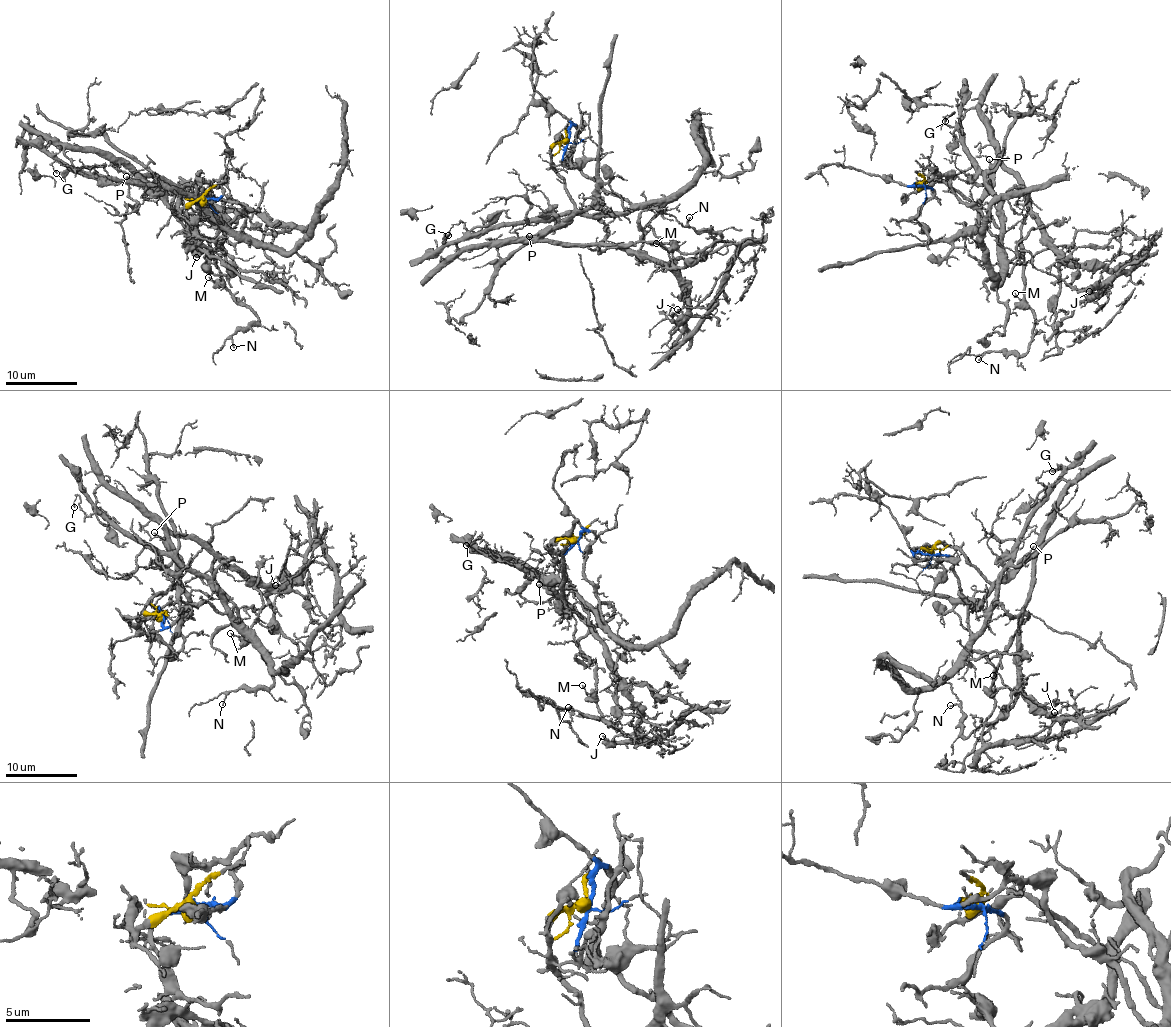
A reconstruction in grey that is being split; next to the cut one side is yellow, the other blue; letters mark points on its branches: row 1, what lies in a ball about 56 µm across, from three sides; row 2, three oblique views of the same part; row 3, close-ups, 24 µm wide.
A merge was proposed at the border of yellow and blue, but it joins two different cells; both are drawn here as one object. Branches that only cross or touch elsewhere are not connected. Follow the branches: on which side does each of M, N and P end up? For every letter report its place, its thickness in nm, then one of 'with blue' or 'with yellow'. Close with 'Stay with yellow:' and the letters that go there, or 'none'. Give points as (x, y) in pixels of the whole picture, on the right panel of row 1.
M: (1015, 293) | 170 nm | with blue
N: (978, 359) | 120 nm | with blue
P: (989, 159) | 140 nm | with yellow
Stay with yellow: P

